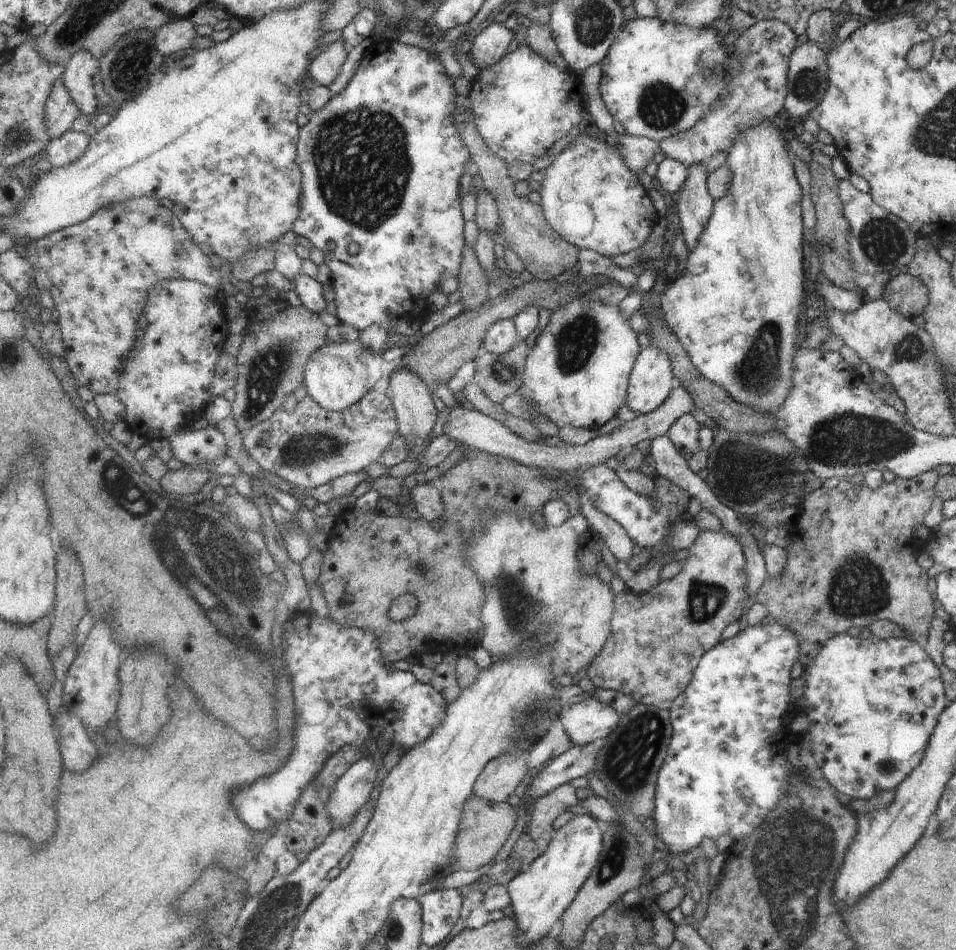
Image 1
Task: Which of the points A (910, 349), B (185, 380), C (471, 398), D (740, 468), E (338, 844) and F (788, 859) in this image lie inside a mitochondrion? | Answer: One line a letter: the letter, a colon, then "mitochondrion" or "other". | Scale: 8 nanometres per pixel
A: mitochondrion
B: other
C: other
D: mitochondrion
E: other
F: mitochondrion

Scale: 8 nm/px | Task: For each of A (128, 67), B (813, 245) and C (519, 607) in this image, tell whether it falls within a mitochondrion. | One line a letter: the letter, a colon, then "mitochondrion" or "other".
A: mitochondrion
B: other
C: mitochondrion

